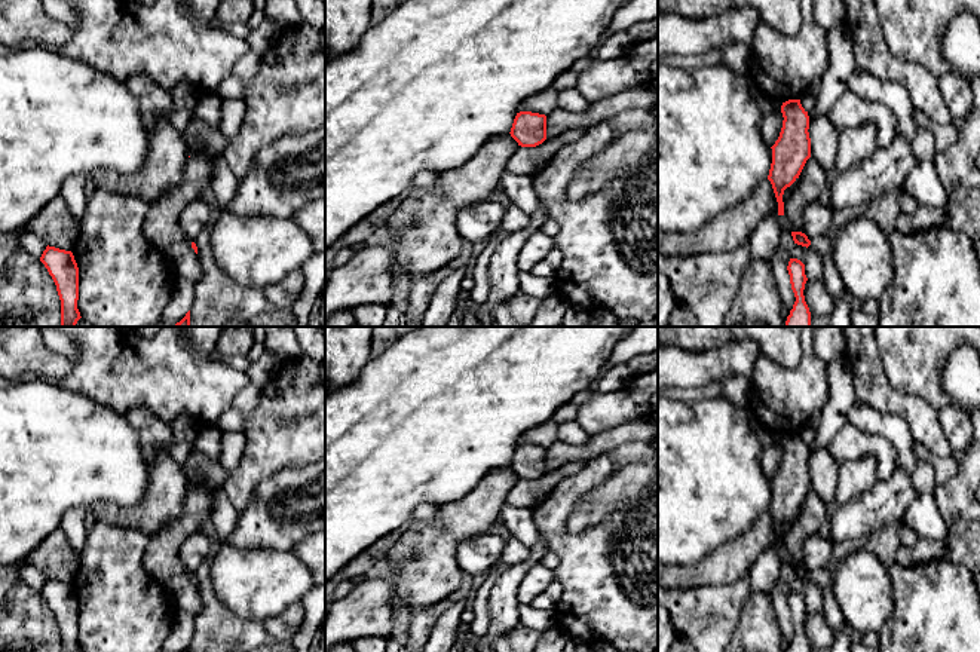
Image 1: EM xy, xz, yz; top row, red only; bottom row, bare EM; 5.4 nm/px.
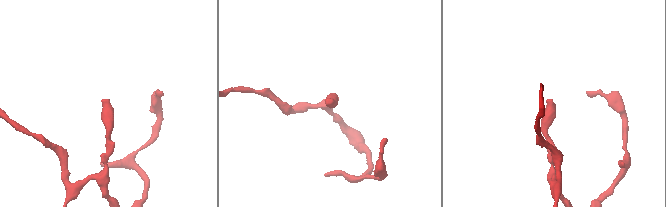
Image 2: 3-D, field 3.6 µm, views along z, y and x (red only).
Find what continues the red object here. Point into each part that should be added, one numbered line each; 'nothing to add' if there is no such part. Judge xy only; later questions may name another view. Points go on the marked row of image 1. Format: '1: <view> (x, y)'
nothing to add

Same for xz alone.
nothing to add

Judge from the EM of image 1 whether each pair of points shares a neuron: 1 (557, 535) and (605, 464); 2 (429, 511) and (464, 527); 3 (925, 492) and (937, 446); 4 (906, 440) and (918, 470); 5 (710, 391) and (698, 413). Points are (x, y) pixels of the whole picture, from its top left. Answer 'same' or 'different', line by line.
1: same
2: different
3: different
4: same
5: different

